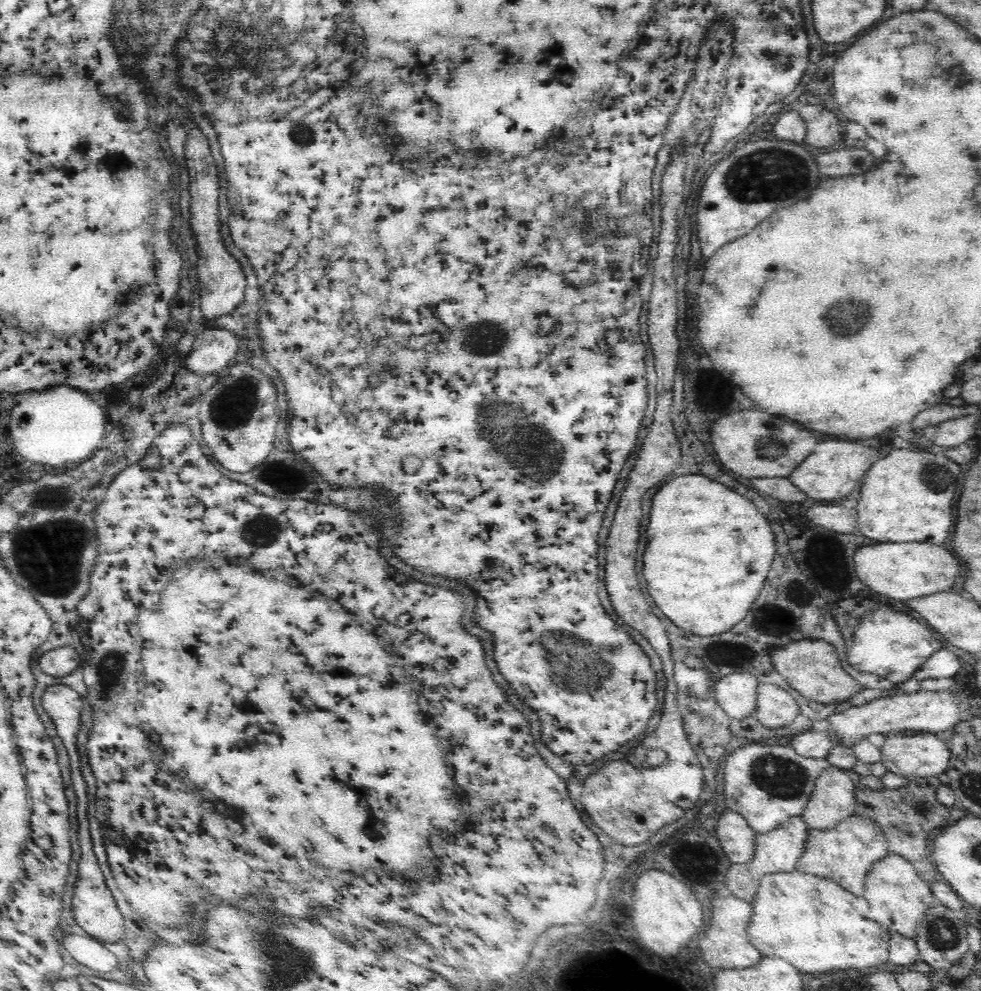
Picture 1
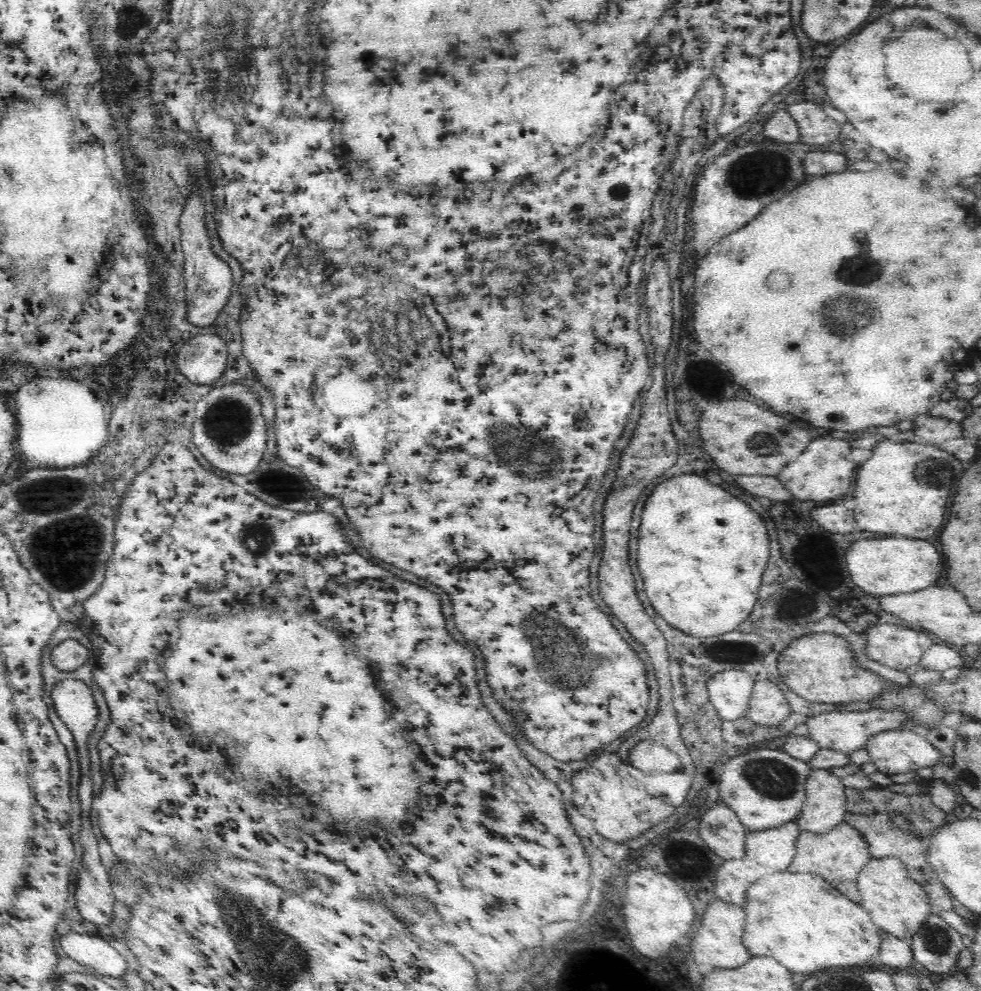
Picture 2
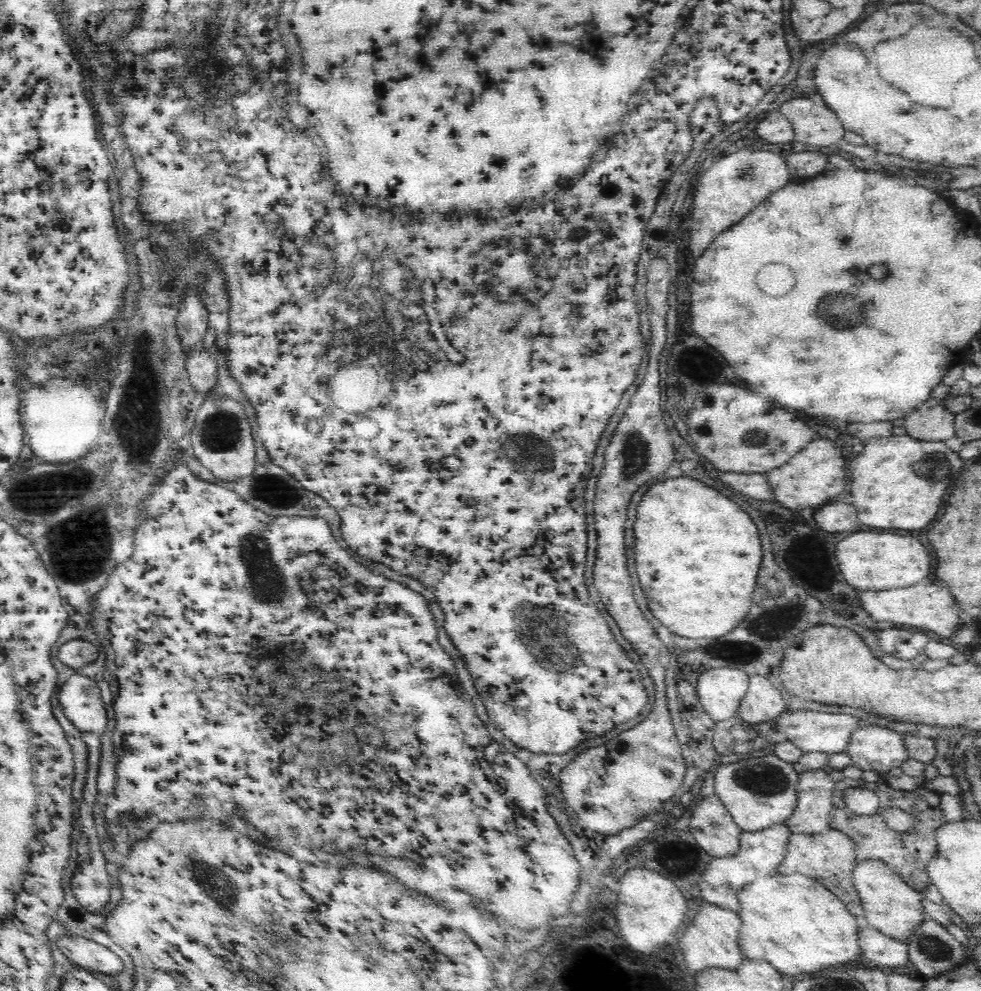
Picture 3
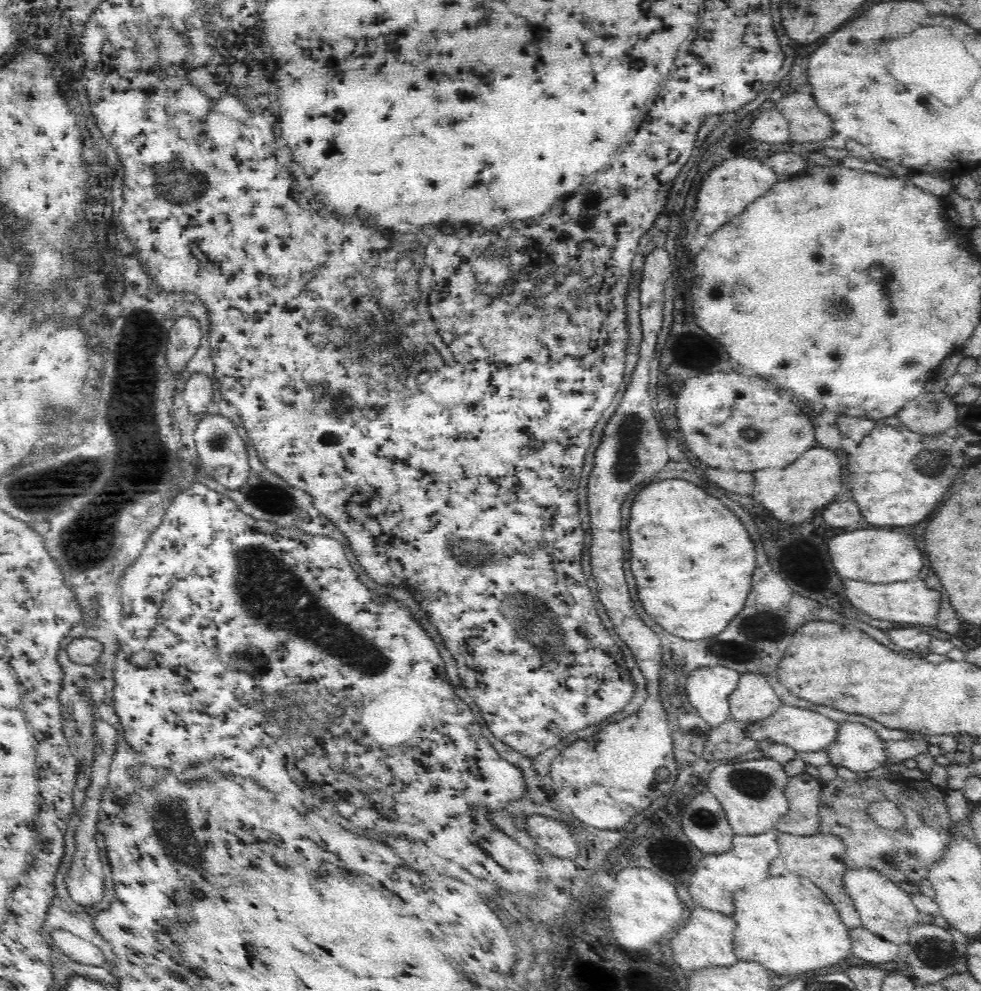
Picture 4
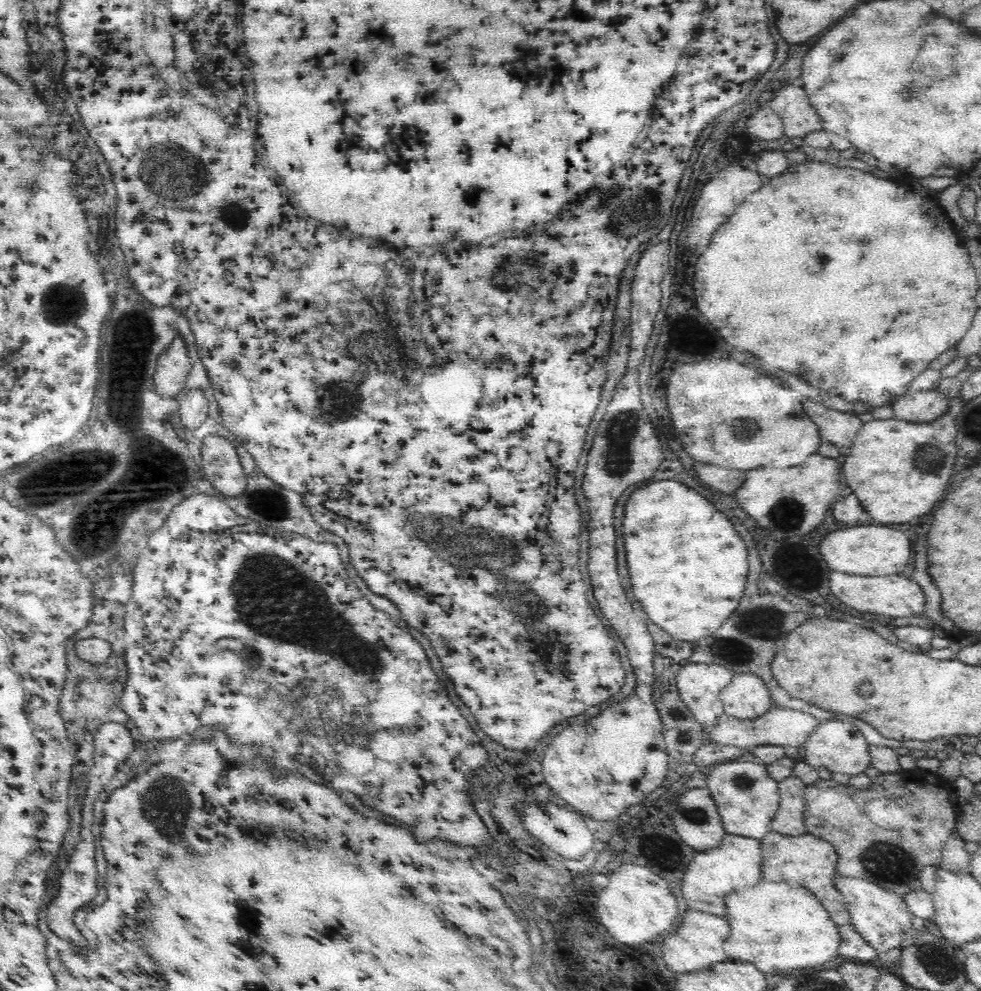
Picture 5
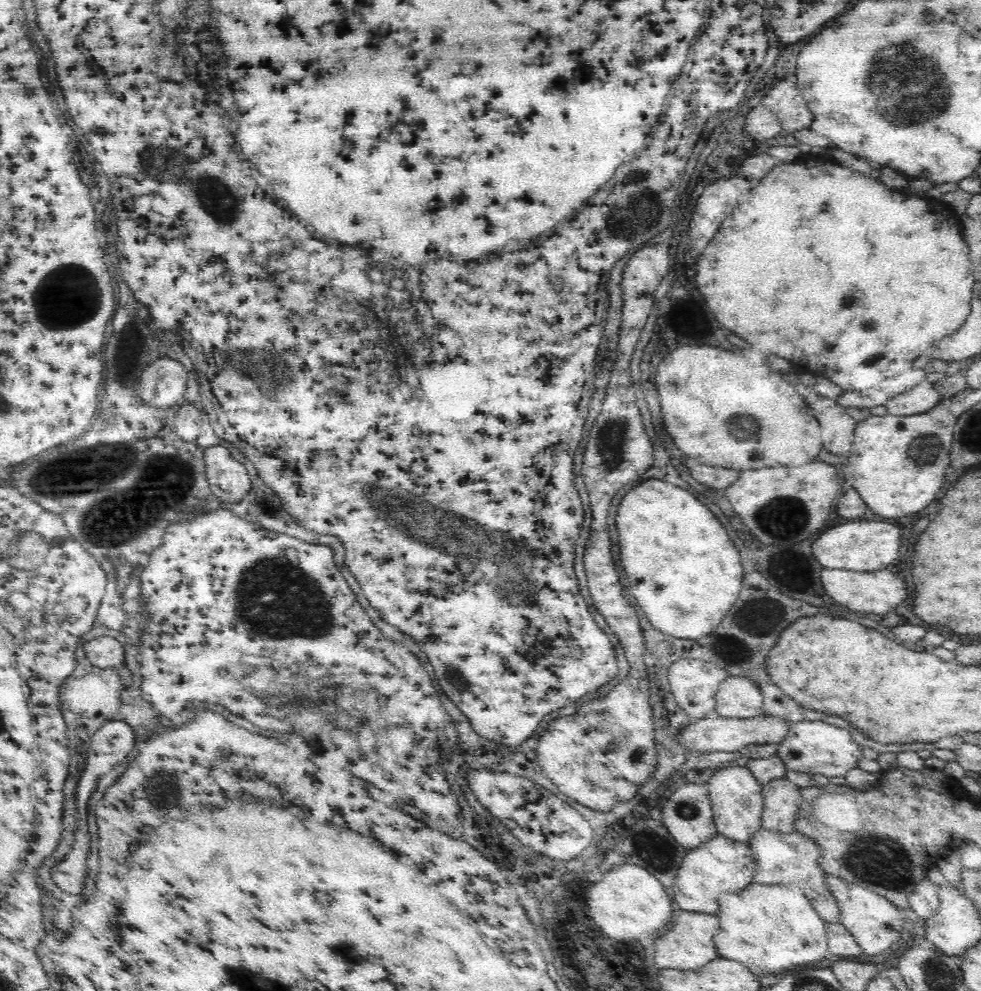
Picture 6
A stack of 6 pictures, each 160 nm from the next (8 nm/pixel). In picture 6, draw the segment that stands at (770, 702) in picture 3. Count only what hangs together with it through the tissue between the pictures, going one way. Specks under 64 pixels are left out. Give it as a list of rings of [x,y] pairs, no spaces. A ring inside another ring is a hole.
[[[728,675],[717,688],[714,715],[754,718],[763,714],[762,695],[749,678]]]

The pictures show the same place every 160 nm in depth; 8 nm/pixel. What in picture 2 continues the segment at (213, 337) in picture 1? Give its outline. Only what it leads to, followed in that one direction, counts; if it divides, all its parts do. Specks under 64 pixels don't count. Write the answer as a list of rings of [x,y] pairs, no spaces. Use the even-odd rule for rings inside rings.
[[[198,334],[178,352],[178,368],[194,384],[210,385],[224,374],[227,356],[227,346],[219,336]]]

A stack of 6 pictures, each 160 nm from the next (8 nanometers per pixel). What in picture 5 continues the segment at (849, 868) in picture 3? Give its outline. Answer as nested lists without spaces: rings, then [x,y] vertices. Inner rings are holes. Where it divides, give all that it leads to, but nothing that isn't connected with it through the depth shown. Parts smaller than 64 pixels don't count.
[[[774,831],[767,832],[760,840],[762,849],[761,878],[768,882],[791,882],[806,887],[824,906],[830,918],[838,927],[850,925],[850,915],[846,910],[842,895],[836,890],[834,877],[837,854],[829,842],[804,833],[789,837]]]

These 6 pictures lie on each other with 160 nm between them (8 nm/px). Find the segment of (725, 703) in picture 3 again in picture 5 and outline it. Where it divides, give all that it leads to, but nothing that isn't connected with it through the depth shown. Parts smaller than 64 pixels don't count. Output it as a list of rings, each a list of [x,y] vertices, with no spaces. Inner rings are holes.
[[[690,664],[678,672],[676,682],[680,698],[705,731],[723,715],[719,696],[733,675],[718,664]]]

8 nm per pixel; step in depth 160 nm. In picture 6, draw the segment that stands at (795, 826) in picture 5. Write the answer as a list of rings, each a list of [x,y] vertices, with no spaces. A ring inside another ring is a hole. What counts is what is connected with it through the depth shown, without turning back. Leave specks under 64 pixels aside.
[[[782,777],[761,785],[761,793],[761,827],[786,834],[796,831],[793,824],[801,801],[799,787]]]

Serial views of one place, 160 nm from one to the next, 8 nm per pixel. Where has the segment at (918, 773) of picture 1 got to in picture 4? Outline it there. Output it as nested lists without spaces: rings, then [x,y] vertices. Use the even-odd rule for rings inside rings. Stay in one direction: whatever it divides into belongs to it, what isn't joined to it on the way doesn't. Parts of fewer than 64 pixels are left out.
[[[849,720],[839,723],[834,742],[825,748],[832,766],[844,766],[852,772],[870,772],[883,765],[884,741],[866,725]]]

